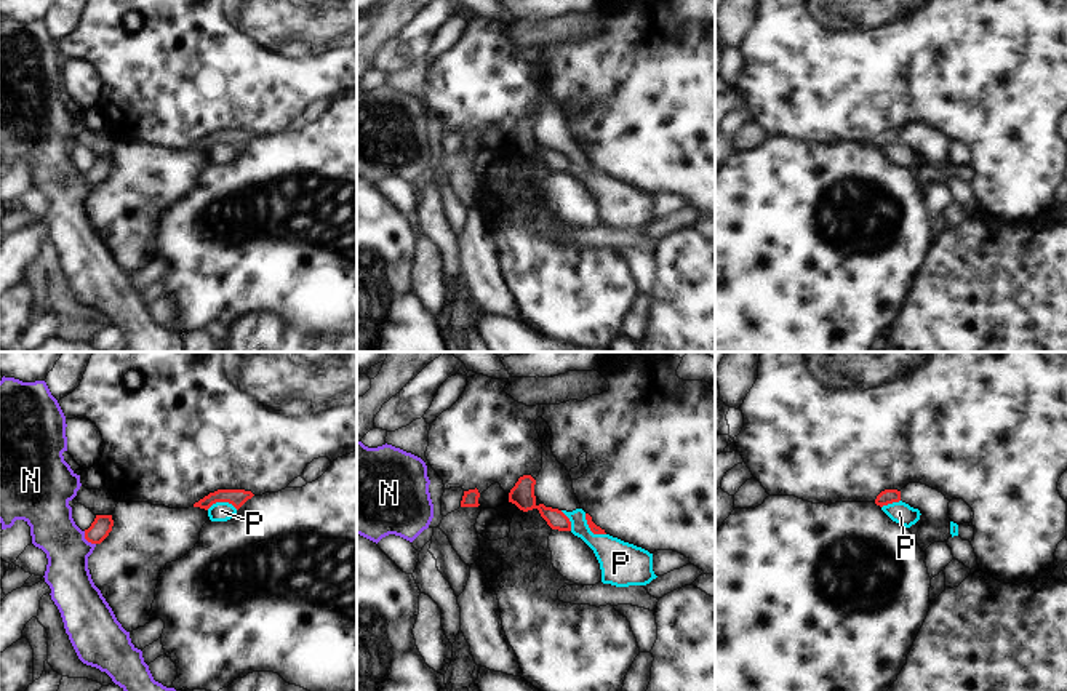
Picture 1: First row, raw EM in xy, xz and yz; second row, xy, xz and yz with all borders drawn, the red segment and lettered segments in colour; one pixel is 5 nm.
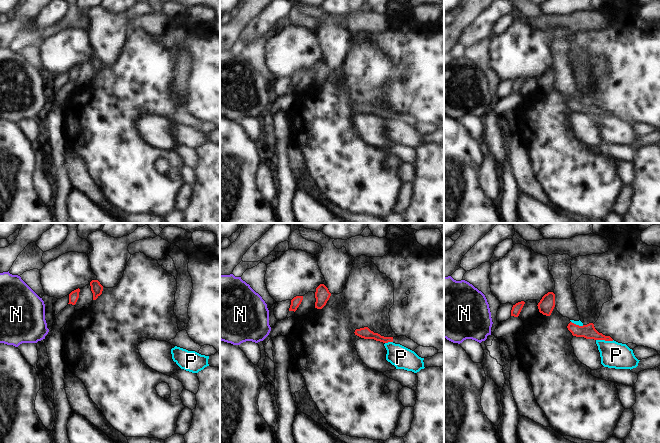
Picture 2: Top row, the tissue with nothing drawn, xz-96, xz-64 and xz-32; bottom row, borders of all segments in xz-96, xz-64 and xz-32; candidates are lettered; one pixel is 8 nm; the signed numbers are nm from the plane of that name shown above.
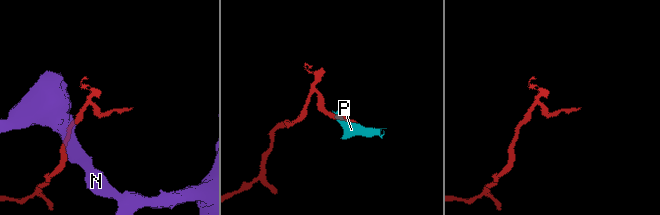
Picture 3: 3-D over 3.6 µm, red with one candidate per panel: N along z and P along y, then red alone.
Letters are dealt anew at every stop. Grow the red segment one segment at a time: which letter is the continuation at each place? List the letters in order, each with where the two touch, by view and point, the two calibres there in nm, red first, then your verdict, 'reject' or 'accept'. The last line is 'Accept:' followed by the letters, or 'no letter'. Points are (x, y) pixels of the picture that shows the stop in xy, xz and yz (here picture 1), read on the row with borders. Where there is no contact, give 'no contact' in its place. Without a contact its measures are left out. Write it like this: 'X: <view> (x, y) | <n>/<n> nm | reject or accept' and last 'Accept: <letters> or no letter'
N: xy (87, 539) | 100/240 nm | reject
P: xz (591, 530) | 50/220 nm | reject
Accept: no letter

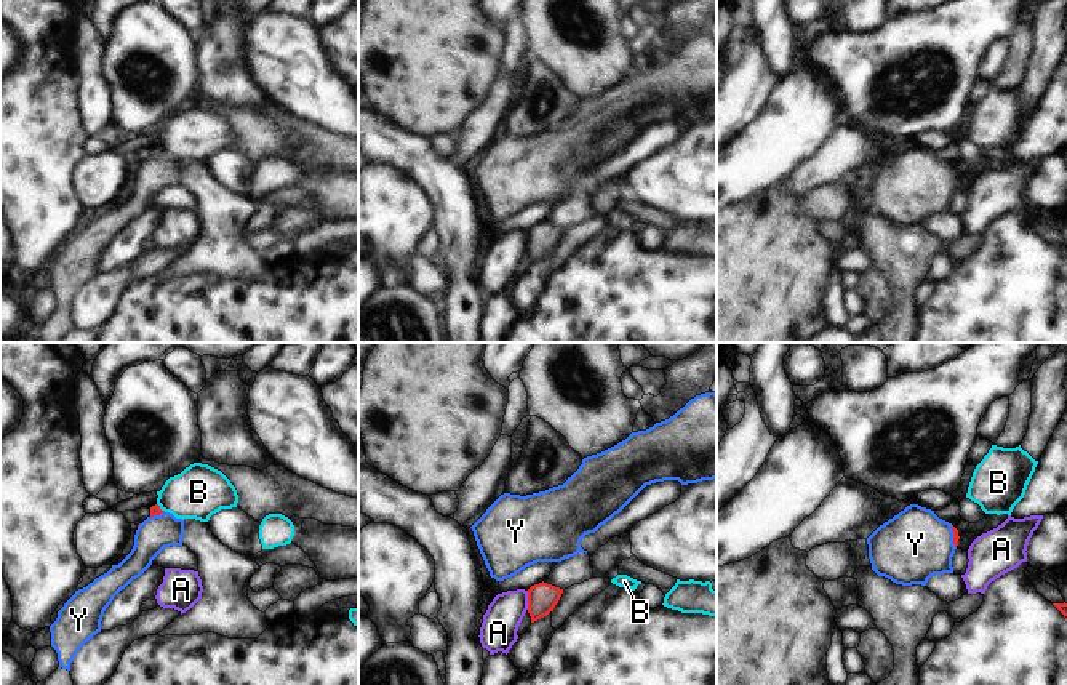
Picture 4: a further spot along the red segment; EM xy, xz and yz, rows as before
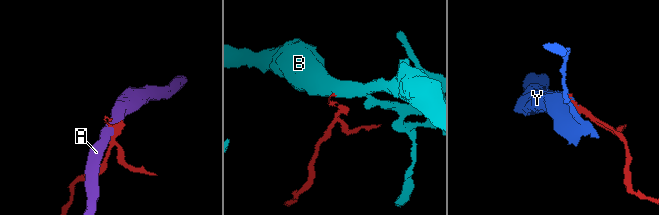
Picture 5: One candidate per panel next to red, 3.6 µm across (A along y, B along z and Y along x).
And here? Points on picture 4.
A: xz (528, 600) | 150/190 nm | reject
B: xy (159, 508) | 50/260 nm | reject
Y: yz (954, 536) | 30/360 nm | accept
Accept: Y

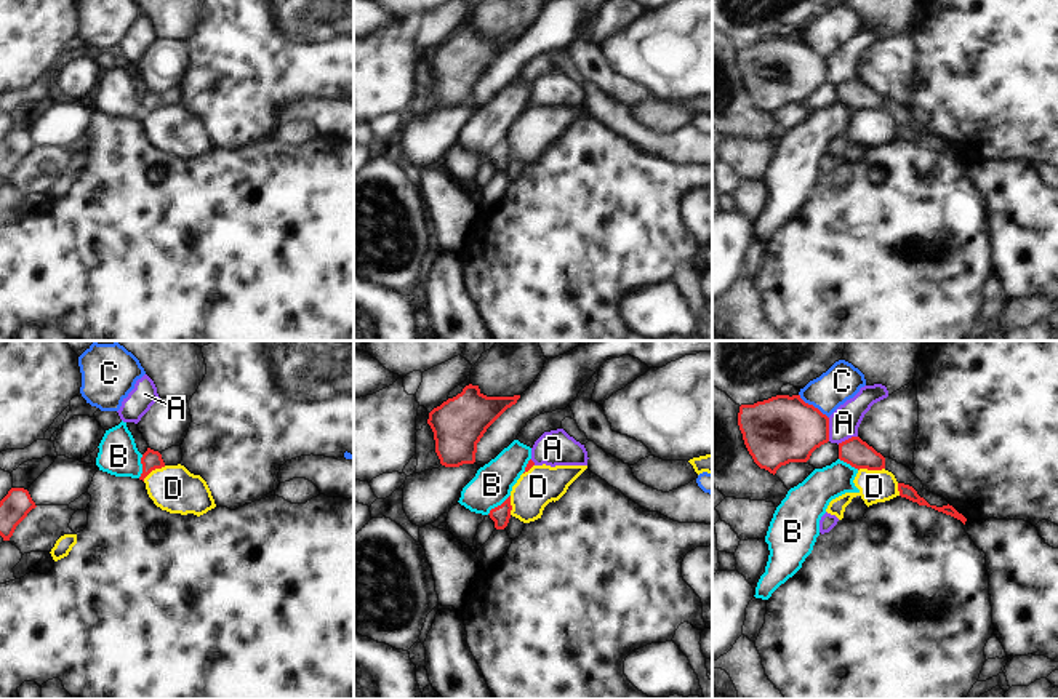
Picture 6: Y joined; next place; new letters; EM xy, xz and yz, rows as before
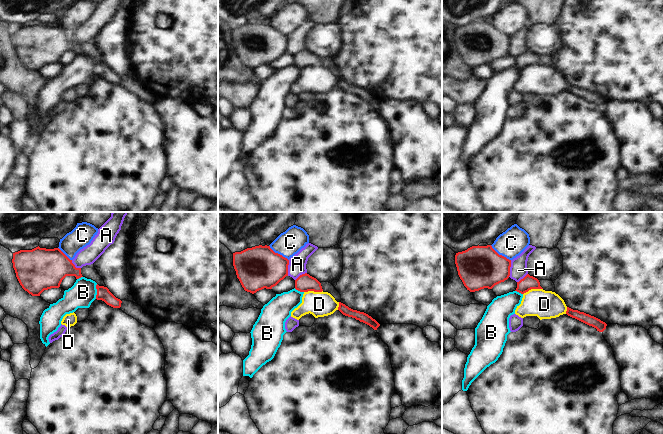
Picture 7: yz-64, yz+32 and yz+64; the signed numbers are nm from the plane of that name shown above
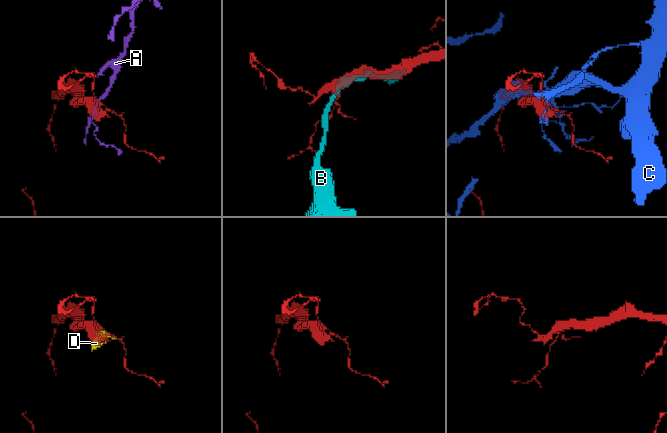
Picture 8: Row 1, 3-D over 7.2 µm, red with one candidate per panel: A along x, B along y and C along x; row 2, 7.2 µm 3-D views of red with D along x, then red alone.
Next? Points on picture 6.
A: yz (828, 429) | 340/150 nm | reject
B: xz (498, 506) | 90/200 nm | reject
C: yz (812, 405) | 340/190 nm | reject
D: yz (871, 469) | 140/160 nm | reject
Accept: no letter

